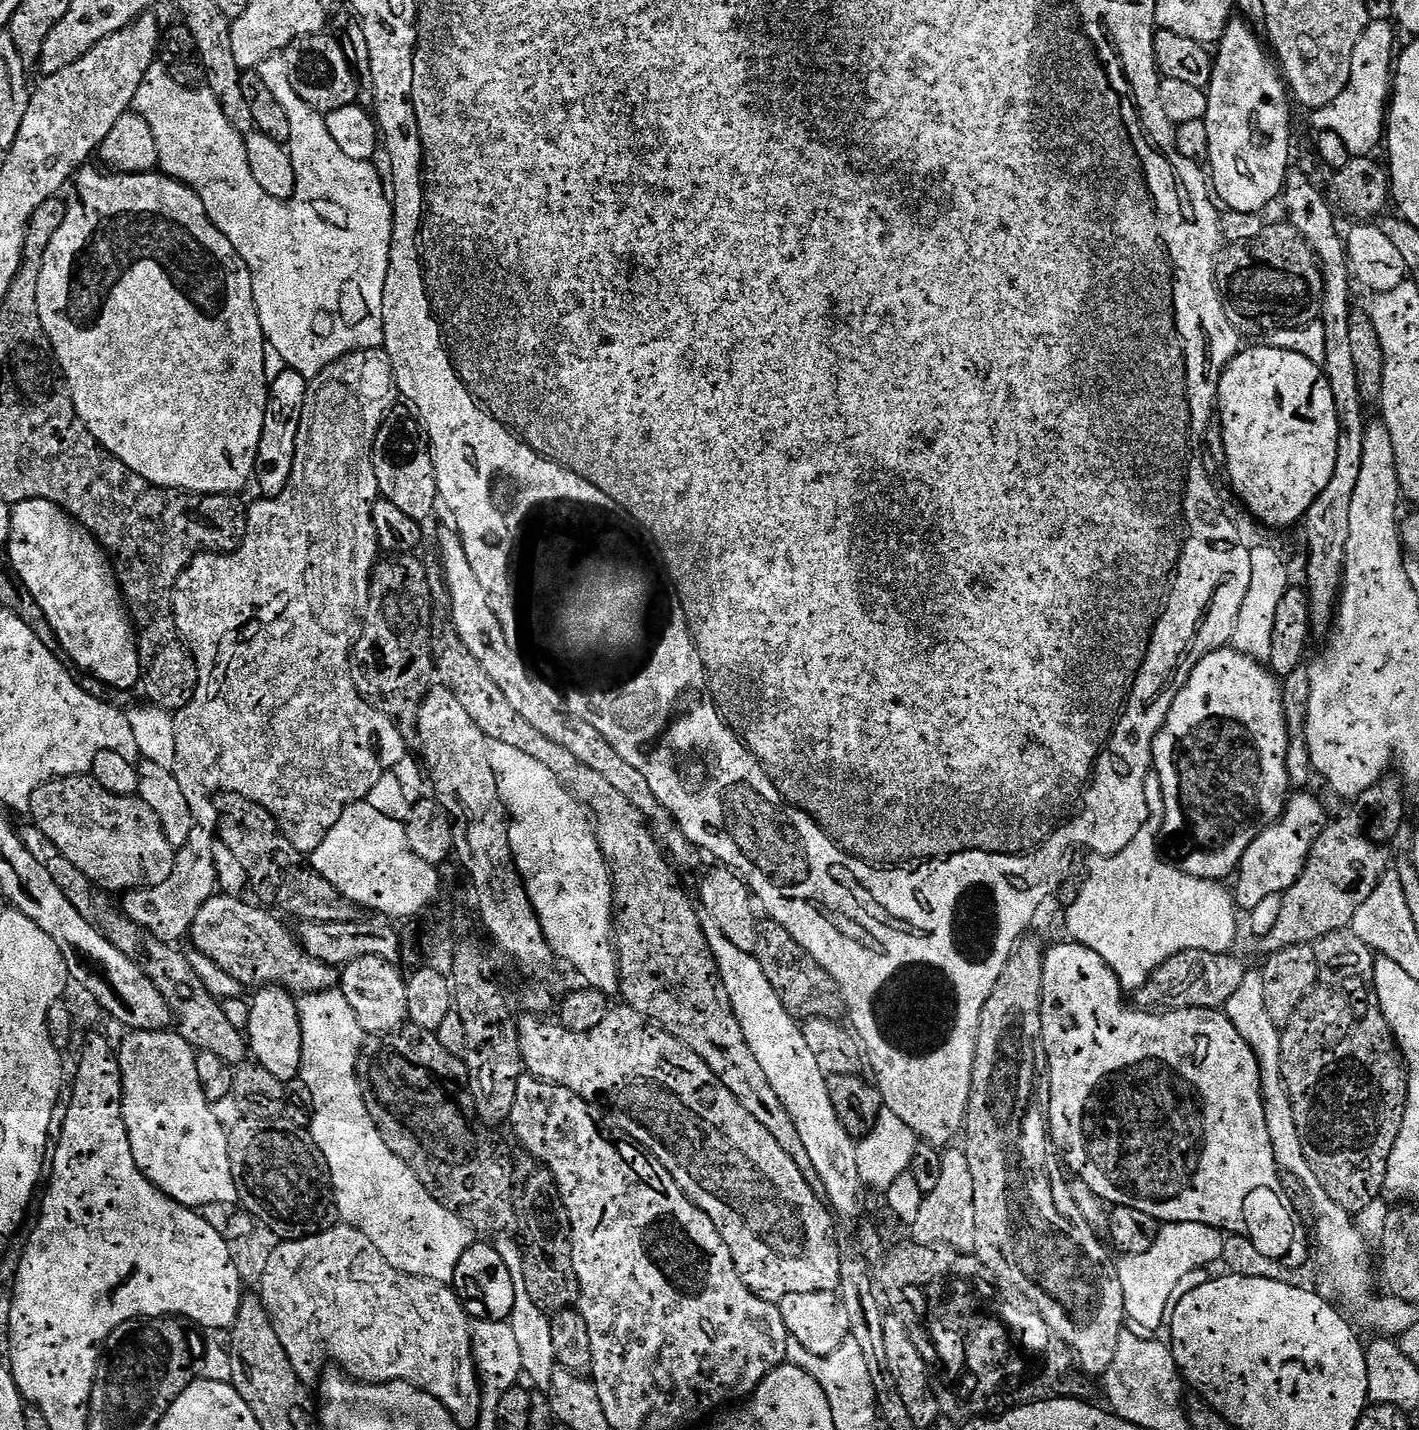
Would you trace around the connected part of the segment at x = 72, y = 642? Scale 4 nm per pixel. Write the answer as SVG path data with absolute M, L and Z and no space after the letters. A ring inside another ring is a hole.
M27 500L12 505L6 551L14 570L18 570L22 582L26 582L38 606L42 606L42 614L46 614L46 618L52 622L56 643L61 649L64 647L63 655L69 661L72 659L81 668L81 673L101 680L109 689L135 689L140 684L140 652L136 648L134 625L120 592L120 584L116 581L112 562L97 540L54 502Z

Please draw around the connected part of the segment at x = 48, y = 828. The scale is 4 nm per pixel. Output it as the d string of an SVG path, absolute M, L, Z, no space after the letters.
M88 774L57 776L38 786L30 798L30 819L35 828L42 830L42 834L46 834L46 838L50 838L50 842L54 842L54 846L58 846L58 850L62 850L62 854L66 854L66 858L70 858L70 862L74 862L74 866L86 874L86 878L109 893L123 894L134 888L158 886L158 882L166 882L176 864L176 852L160 829L158 814L154 814L154 810L150 810L139 795L110 794L110 790L98 786L98 782Z

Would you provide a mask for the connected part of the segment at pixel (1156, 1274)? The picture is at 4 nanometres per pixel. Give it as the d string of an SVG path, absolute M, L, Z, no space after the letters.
M1200 1223L1167 1224L1146 1254L1124 1256L1117 1263L1117 1272L1122 1283L1125 1317L1133 1324L1159 1331L1163 1327L1164 1309L1177 1283L1196 1269L1219 1263L1224 1237L1221 1229Z

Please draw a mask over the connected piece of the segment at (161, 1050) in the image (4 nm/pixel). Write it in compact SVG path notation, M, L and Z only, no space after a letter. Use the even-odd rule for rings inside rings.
M135 1030L127 1033L121 1044L118 1044L118 1059L120 1061L120 1069L122 1070L122 1106L124 1107L124 1121L126 1122L126 1130L130 1138L130 1146L134 1154L134 1162L138 1162L138 1166L142 1170L145 1178L152 1183L160 1192L165 1192L174 1202L185 1204L187 1208L193 1210L204 1210L207 1204L236 1204L239 1201L238 1186L234 1186L234 1174L230 1170L230 1154L228 1153L228 1132L226 1128L220 1125L220 1120L216 1117L213 1101L206 1098L206 1094L202 1090L202 1082L198 1082L198 1066L196 1065L195 1048L190 1046L190 1042L186 1042L186 1038L182 1038L180 1033L175 1030L165 1030L162 1032L138 1032Z

